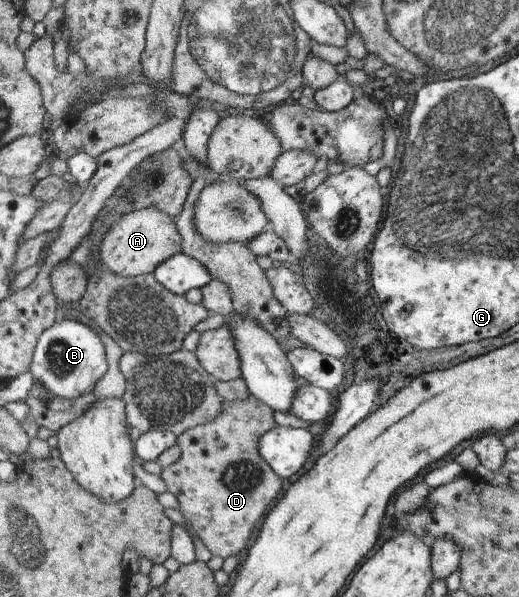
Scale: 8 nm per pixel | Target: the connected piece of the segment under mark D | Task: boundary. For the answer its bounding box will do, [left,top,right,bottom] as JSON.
[160,394,283,560]

